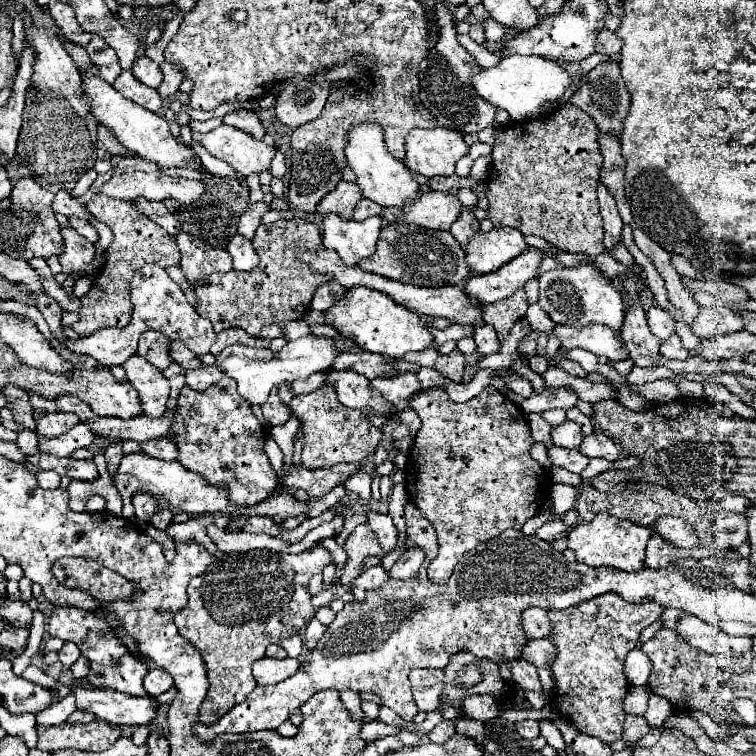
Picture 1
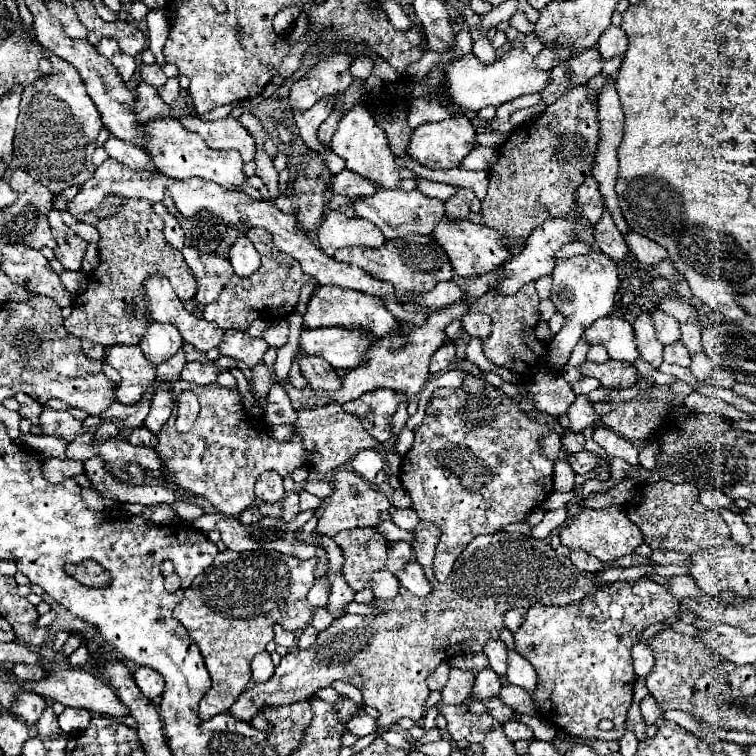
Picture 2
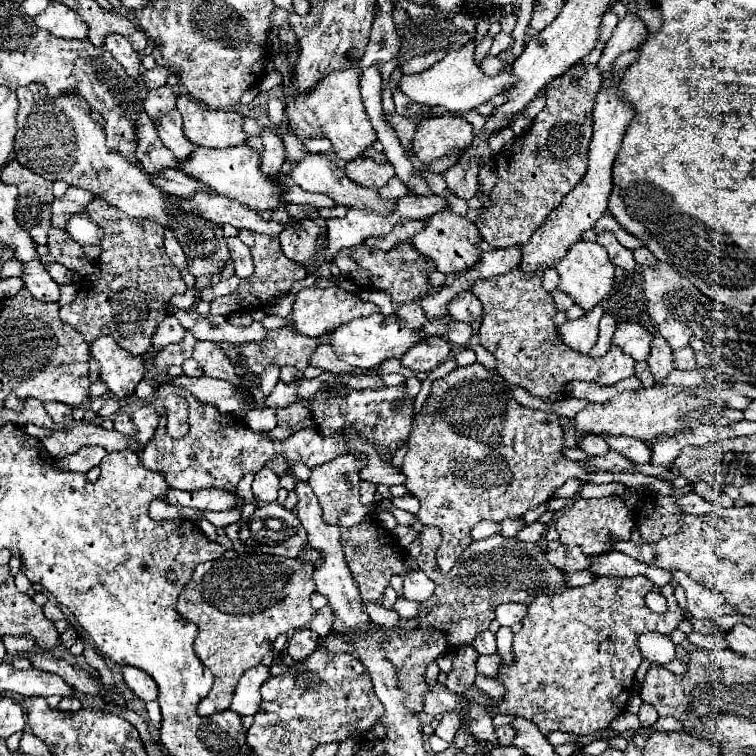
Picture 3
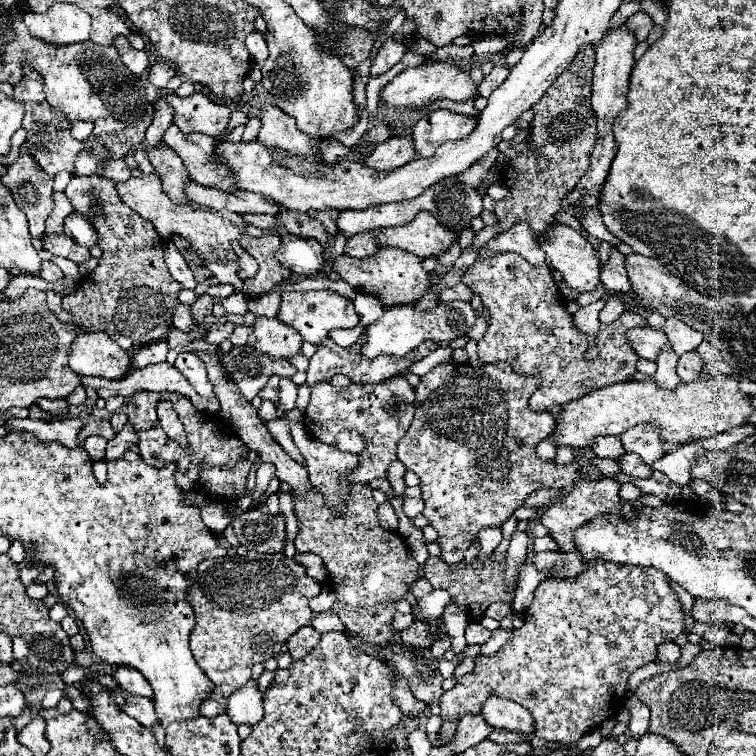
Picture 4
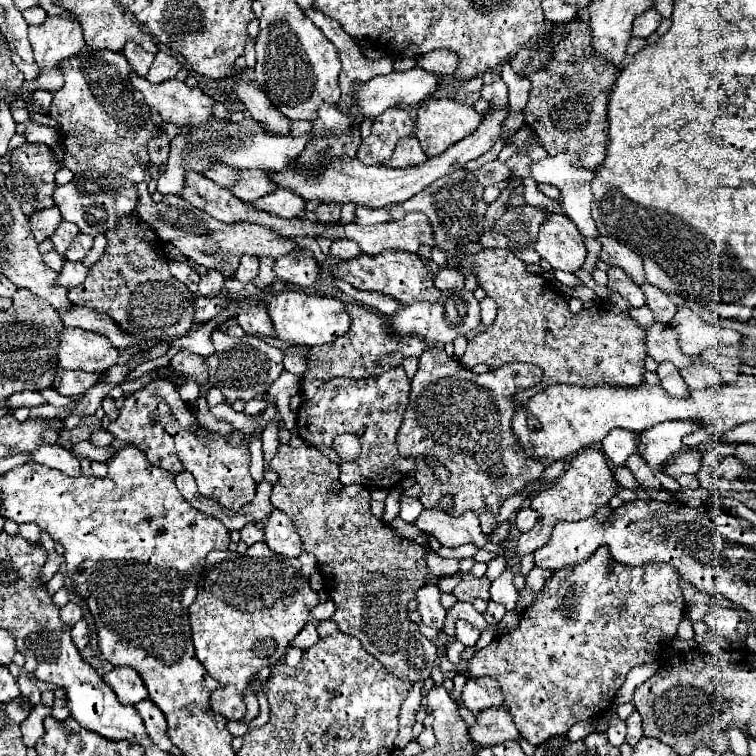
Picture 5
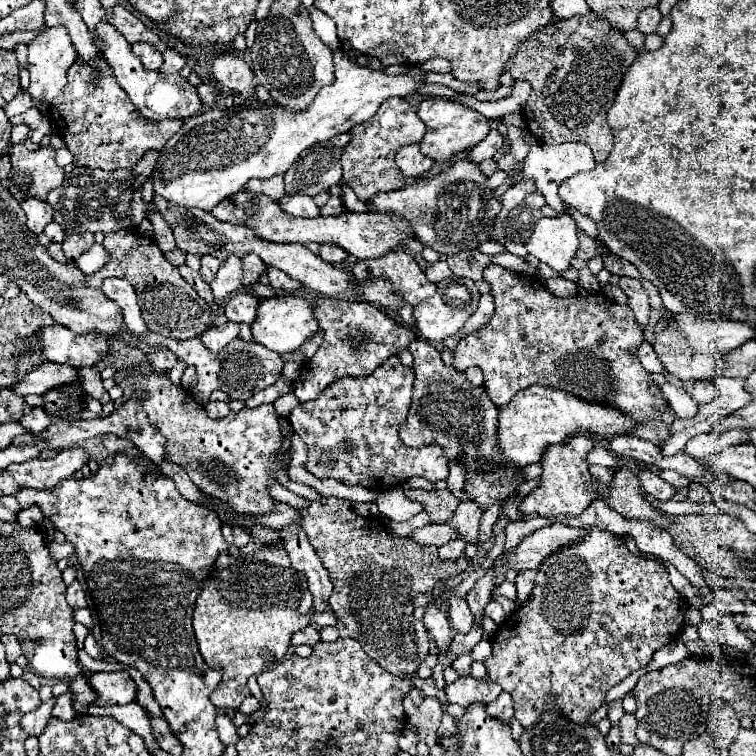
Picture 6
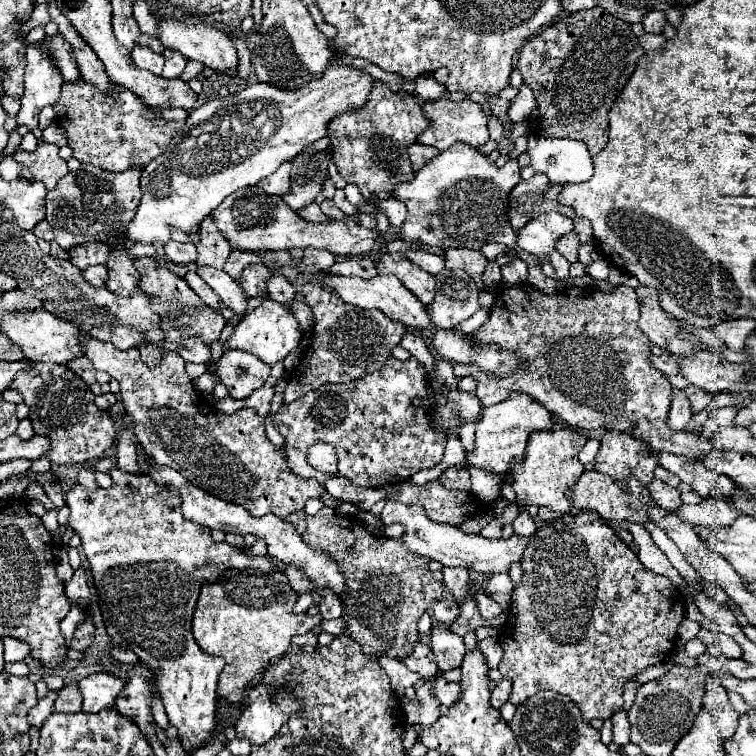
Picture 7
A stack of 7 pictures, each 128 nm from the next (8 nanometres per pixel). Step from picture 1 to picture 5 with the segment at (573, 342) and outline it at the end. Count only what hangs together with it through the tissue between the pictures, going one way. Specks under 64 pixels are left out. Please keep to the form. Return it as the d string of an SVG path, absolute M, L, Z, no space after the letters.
M652 324L646 330L644 336L646 344L646 354L652 356L656 362L672 362L678 370L686 368L690 364L690 356L682 354L678 348L676 332L670 324Z

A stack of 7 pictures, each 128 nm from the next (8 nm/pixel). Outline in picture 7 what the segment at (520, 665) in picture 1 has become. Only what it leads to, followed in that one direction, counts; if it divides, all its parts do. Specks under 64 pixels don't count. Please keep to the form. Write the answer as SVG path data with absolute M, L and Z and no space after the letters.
M442 568L444 584L454 600L462 602L470 594L470 574L466 568Z

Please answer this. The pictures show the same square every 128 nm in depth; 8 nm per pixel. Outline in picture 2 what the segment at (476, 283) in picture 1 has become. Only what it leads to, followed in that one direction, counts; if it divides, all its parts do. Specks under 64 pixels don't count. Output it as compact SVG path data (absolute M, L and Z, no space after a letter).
M550 218L546 220L542 226L536 228L536 232L532 232L526 240L526 246L520 254L512 256L504 266L504 276L500 282L496 282L494 290L508 296L508 294L516 294L524 284L528 282L536 282L538 278L546 276L552 272L554 268L554 252L560 250L564 244L572 242L574 240L574 226L576 226L576 220L574 218L566 218L566 220L560 220L560 218Z

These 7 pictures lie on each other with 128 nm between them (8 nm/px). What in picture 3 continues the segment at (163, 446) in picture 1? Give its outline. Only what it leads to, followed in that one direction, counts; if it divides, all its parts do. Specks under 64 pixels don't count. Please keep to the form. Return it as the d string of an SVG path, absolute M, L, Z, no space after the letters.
M118 414L114 418L114 428L122 434L128 434L128 436L134 436L136 434L136 428L132 426L132 418L128 414Z

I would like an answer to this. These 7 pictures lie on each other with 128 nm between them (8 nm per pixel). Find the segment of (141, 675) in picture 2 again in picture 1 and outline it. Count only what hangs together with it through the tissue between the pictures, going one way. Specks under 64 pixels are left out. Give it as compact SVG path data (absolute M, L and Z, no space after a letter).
M152 668L146 676L144 676L144 688L150 696L160 696L162 692L170 690L174 686L174 680L168 672L164 672L162 668Z

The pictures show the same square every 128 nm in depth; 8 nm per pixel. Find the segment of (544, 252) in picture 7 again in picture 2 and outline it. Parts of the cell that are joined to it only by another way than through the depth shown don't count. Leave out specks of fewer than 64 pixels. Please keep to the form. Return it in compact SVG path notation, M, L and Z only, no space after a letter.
M590 252L586 256L556 260L552 270L550 300L554 302L556 312L560 312L566 318L566 322L562 330L554 336L554 340L548 344L552 368L564 368L584 328L588 328L592 322L596 322L602 316L608 316L614 310L616 290L618 290L618 268L602 252Z

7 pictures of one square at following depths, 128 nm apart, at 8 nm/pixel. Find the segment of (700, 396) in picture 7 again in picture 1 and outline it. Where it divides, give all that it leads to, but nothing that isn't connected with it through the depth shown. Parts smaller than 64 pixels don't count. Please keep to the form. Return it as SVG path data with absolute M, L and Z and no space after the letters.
M676 332L668 340L660 342L660 352L672 360L686 360L688 358L688 350L682 346L680 336Z

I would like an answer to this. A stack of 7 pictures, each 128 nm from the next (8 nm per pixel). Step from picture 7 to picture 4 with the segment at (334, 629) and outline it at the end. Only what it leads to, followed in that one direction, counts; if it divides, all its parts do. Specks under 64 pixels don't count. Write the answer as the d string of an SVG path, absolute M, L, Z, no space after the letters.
M322 588L322 592L316 596L316 598L312 598L310 600L310 608L312 608L312 612L316 612L316 614L320 614L320 612L326 612L326 610L330 610L332 608L332 604L334 604L334 600L336 600L336 596L334 596L334 592L330 590L330 588Z

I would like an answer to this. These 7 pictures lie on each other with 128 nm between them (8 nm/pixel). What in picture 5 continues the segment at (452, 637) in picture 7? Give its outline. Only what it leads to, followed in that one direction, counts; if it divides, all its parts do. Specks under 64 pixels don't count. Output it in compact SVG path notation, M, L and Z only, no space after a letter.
M434 582L424 584L422 588L416 590L416 602L418 602L418 612L424 620L426 626L442 630L444 628L444 620L446 620L446 610L440 604L440 592L438 586Z

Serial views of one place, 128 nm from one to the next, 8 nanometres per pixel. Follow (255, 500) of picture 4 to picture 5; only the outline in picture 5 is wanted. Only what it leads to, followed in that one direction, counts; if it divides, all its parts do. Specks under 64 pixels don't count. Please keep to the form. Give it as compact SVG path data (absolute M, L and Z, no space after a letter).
M272 422L268 424L268 428L264 430L262 434L262 450L264 450L264 472L272 470L270 468L270 460L274 458L276 454L276 448L278 448L278 424Z

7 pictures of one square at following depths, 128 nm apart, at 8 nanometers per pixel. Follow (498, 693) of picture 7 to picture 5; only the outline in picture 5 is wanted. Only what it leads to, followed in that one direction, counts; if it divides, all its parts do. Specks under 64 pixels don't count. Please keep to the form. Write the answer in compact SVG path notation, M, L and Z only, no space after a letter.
M506 706L488 708L478 714L478 722L470 728L470 738L482 746L496 746L504 740L520 740L520 732Z

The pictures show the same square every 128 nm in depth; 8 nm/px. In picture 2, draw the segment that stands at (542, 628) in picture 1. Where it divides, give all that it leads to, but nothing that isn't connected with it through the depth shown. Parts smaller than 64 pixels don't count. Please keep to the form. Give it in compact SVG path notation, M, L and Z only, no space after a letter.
M514 608L506 614L506 628L510 632L516 632L516 628L520 628L520 624L524 622L524 616L526 616L526 608Z

